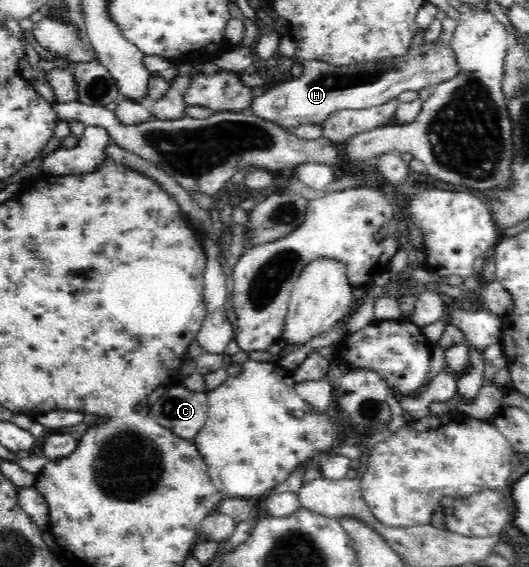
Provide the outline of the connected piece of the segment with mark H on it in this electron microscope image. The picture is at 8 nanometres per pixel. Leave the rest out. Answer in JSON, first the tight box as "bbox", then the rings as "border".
{"bbox":[251,35,461,129],"border":[[[443,35],[430,44],[411,45],[404,55],[389,57],[382,61],[367,61],[348,64],[347,66],[337,66],[323,61],[310,60],[304,61],[303,64],[304,69],[298,78],[288,77],[281,83],[267,87],[261,96],[255,95],[253,102],[251,102],[251,112],[255,113],[255,116],[278,124],[285,129],[309,123],[322,126],[323,122],[329,118],[329,114],[333,114],[337,110],[345,108],[359,110],[361,108],[379,106],[389,102],[391,98],[397,98],[403,92],[409,92],[409,90],[419,92],[421,88],[427,88],[427,86],[431,88],[439,86],[441,82],[451,80],[451,78],[455,78],[461,72],[461,65],[457,61],[455,51],[449,45],[449,38]]]}

